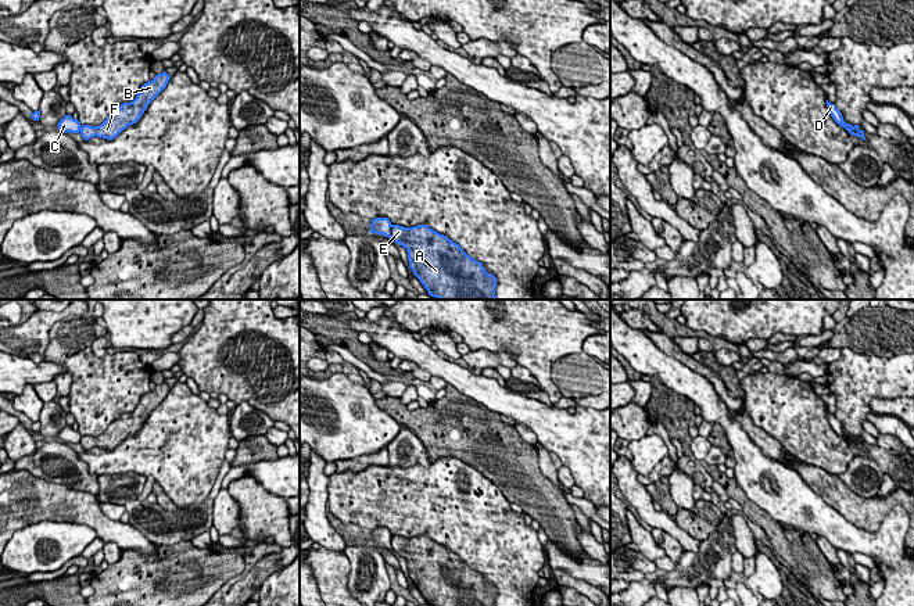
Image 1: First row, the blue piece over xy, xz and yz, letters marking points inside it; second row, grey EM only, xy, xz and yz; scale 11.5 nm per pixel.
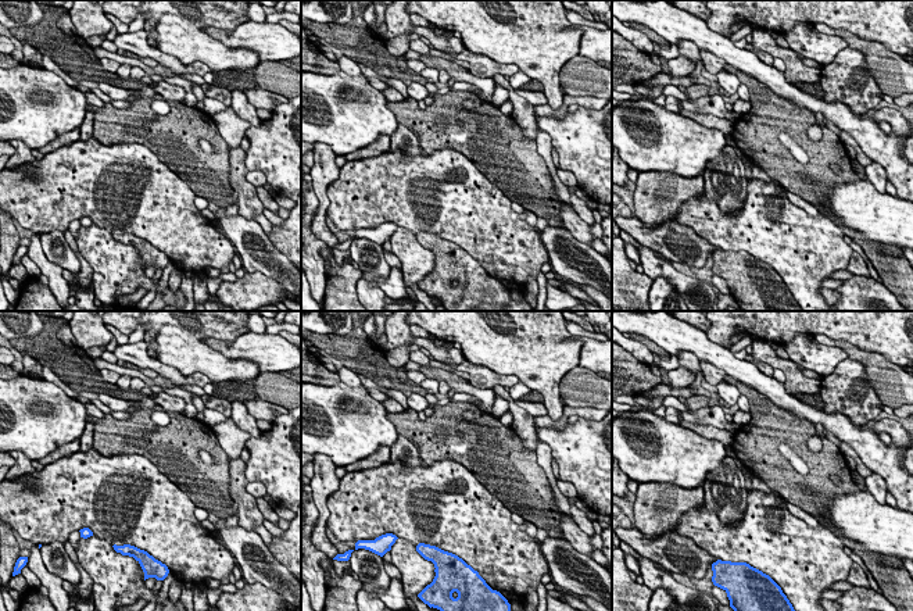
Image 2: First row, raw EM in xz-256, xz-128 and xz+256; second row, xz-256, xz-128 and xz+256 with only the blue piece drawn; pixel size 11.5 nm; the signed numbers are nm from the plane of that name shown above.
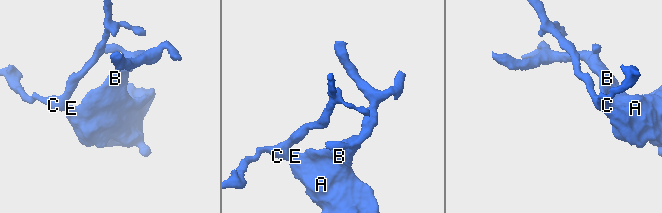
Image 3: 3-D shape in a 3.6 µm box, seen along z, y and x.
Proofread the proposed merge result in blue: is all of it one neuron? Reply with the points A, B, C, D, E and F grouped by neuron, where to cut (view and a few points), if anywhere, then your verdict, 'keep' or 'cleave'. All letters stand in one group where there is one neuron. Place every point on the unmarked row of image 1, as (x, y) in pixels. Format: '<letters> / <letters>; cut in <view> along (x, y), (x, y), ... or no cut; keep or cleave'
A B E F / C D; cut in xz along (393, 535), (390, 548); cleave

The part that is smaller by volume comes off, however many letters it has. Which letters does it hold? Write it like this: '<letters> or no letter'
A, B, E, F

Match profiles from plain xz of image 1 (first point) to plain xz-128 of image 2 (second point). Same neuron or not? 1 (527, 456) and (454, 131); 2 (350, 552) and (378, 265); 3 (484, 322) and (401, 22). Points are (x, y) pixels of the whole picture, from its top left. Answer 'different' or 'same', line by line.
1: same
2: same
3: different

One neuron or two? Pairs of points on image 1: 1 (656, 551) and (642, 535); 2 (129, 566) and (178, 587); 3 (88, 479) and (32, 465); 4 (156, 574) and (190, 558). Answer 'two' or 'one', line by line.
1: one
2: one
3: one
4: one

